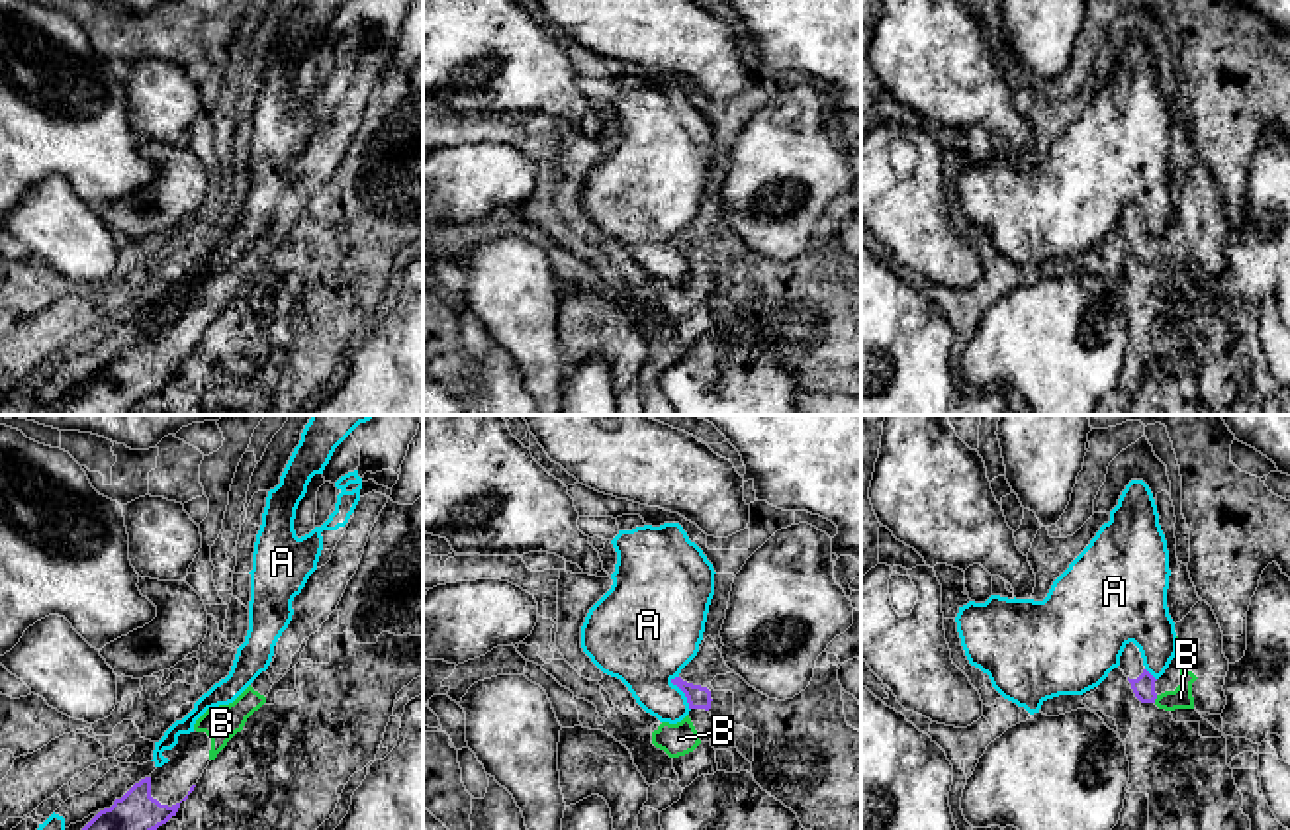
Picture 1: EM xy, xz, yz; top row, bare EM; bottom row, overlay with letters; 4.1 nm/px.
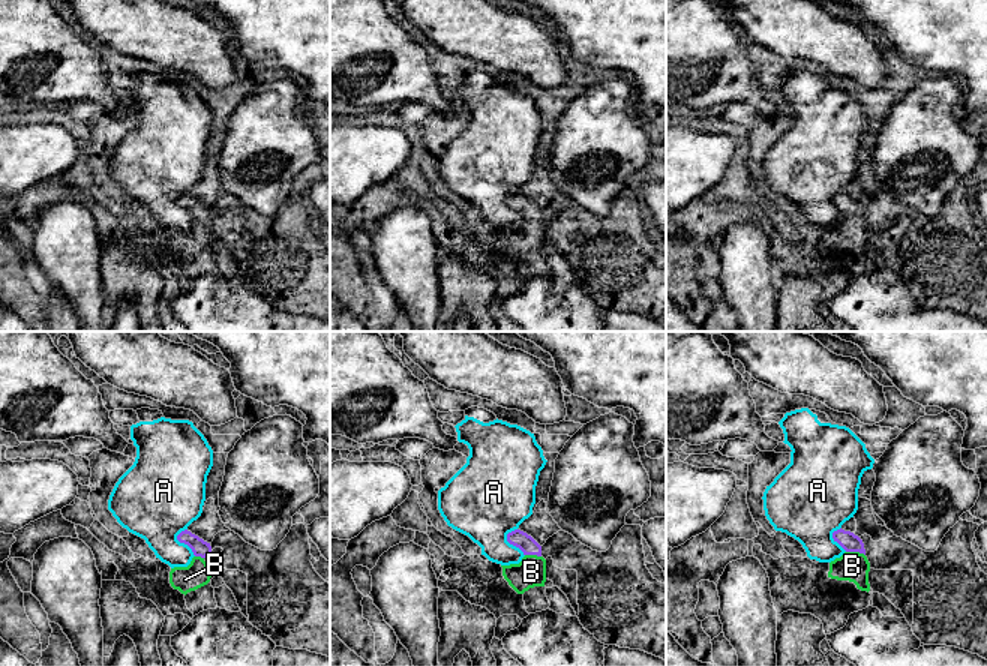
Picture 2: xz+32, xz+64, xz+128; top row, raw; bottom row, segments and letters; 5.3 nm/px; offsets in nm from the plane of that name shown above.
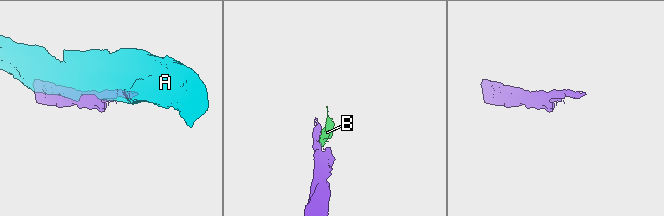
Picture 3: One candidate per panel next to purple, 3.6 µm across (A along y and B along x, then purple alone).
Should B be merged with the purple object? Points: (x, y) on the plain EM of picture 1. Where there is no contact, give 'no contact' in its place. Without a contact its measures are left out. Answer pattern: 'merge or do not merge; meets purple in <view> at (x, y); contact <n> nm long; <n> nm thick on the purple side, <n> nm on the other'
merge; meets purple in yz at (1155, 259); contact 40 nm long; 90 nm thick on the purple side, 90 nm on the other

